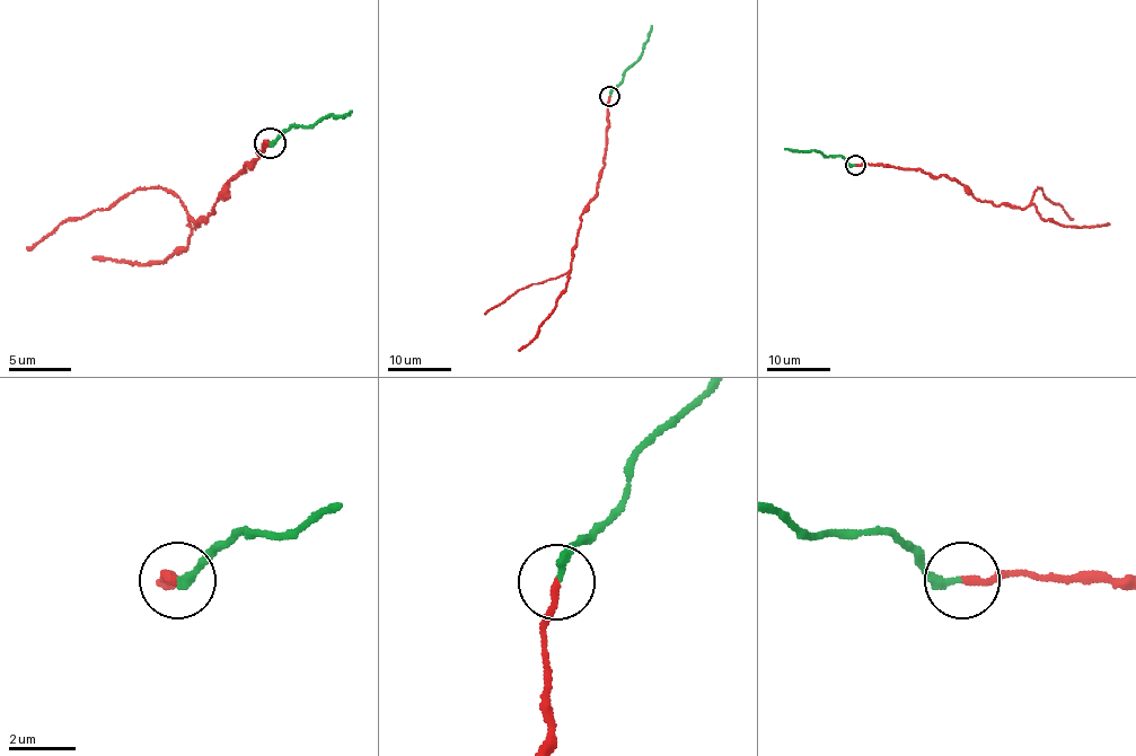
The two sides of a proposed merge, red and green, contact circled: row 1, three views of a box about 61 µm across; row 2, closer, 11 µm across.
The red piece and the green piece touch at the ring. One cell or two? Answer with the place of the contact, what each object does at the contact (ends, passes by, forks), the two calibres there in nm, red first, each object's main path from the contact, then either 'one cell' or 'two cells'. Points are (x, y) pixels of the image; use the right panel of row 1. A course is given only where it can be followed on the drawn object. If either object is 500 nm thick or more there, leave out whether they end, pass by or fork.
(855, 165) | red ends | green ends | 220/240 nm | red via (855, 165), (948, 175), (976, 199), (995, 205), (1026, 207), (1040, 187), (1072, 219) | green via (855, 165), (841, 156), (785, 148) | one cell

